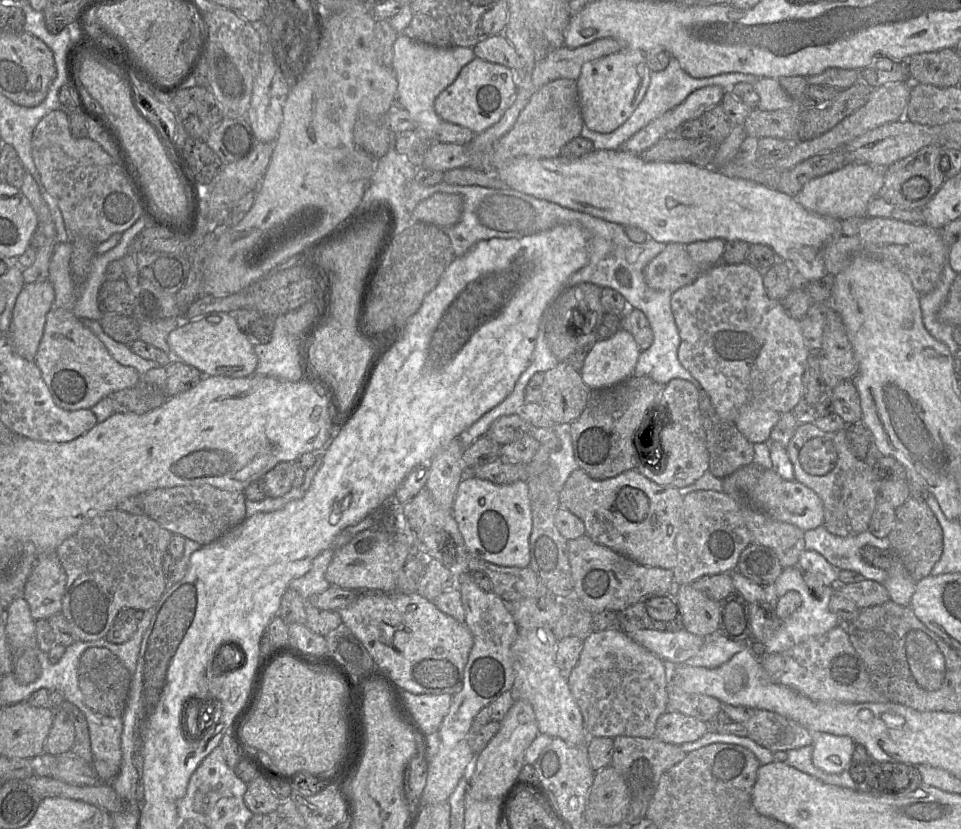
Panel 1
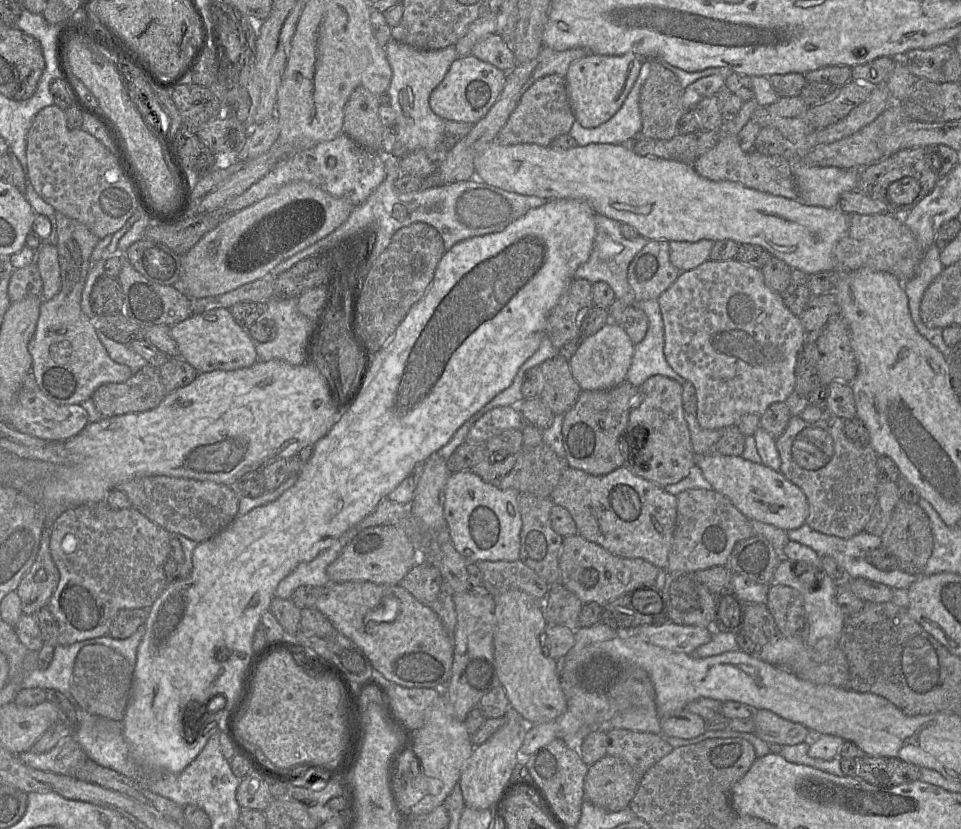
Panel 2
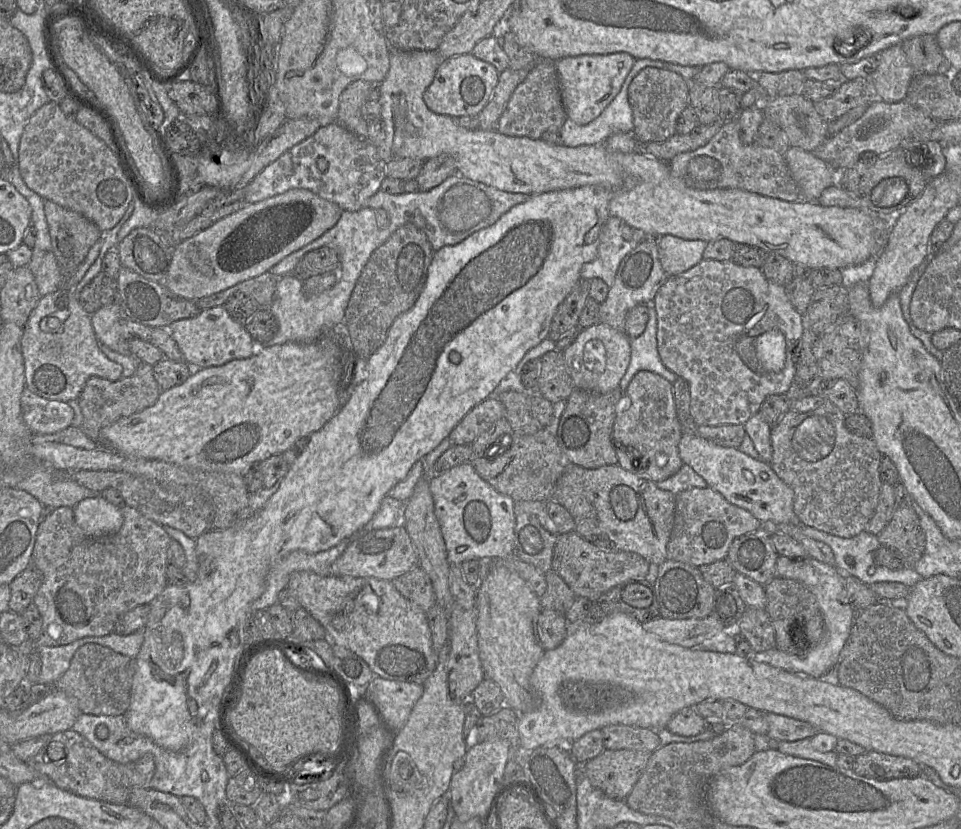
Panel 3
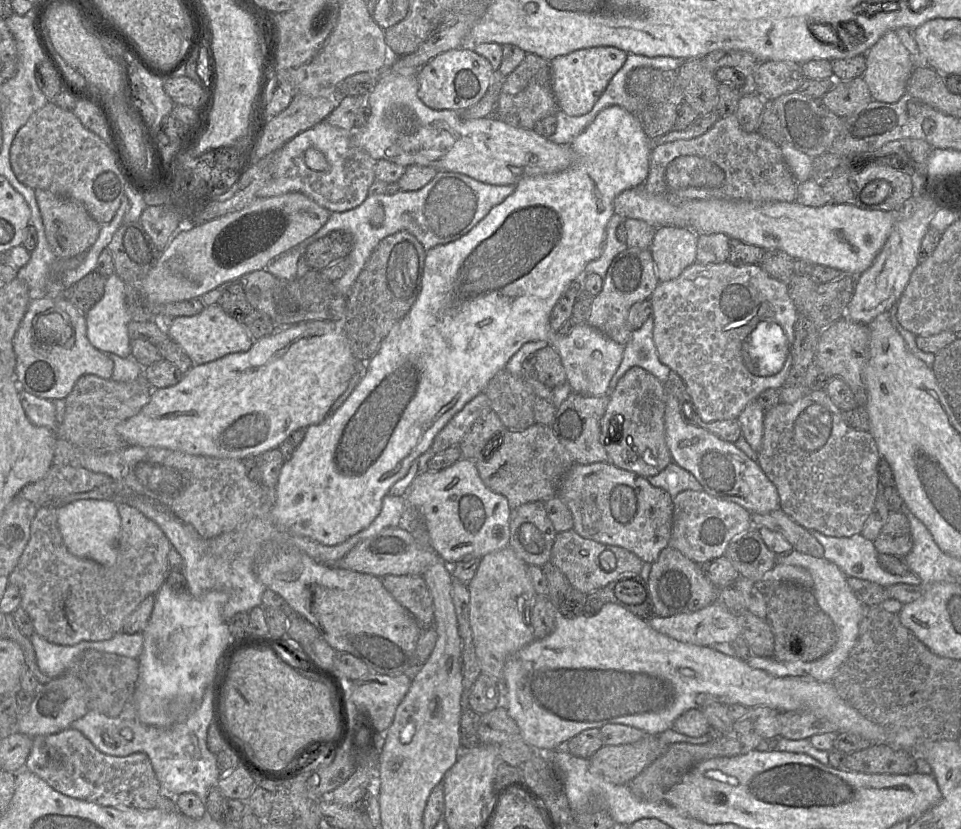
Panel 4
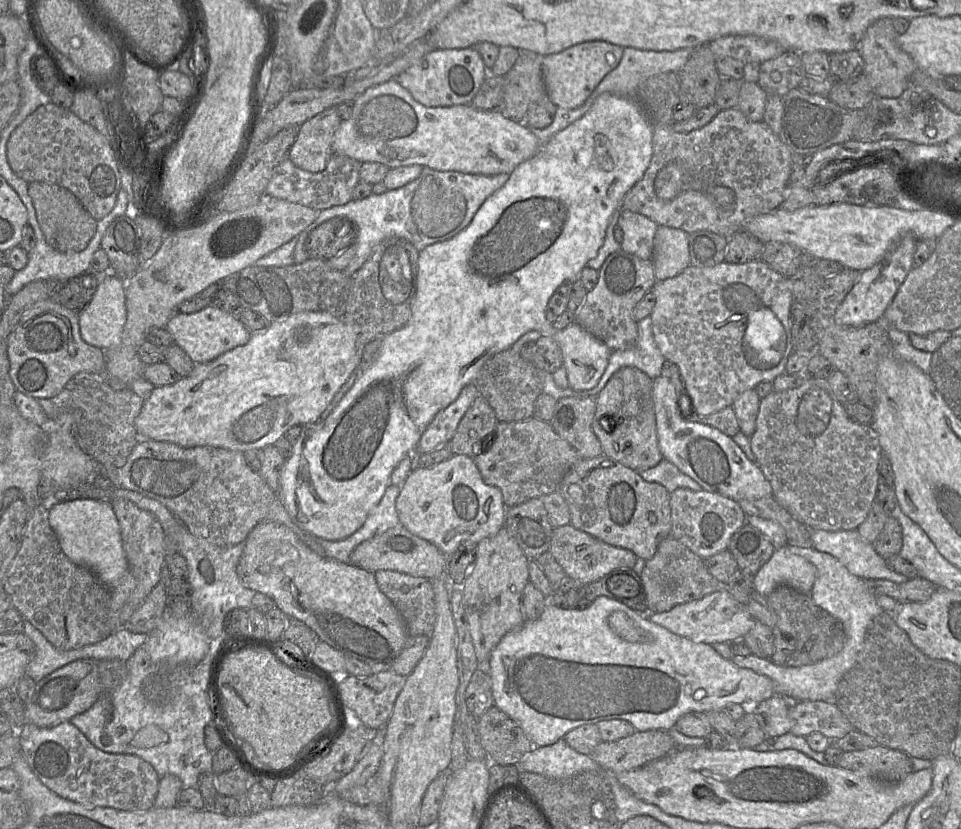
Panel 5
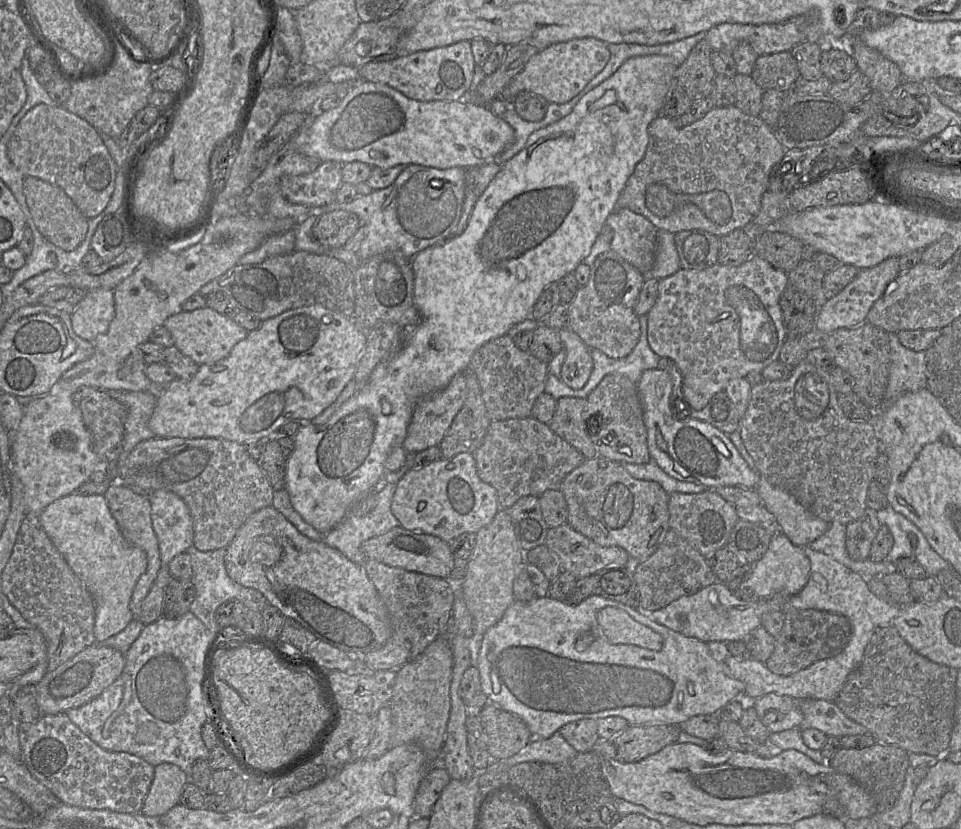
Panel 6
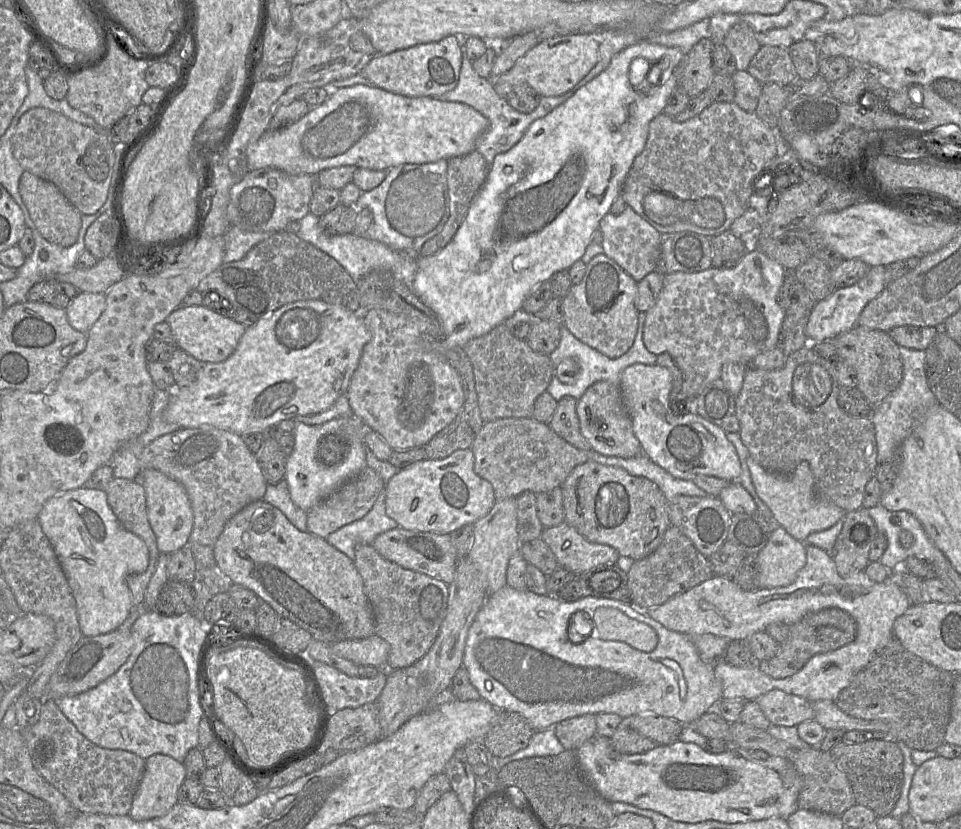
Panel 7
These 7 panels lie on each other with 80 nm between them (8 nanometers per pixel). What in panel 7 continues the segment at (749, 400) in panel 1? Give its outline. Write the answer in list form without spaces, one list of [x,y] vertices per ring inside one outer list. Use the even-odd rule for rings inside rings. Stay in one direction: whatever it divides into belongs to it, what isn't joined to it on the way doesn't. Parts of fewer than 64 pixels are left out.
[[[750,247],[739,263],[733,268],[721,269],[711,267],[701,272],[674,272],[664,275],[663,287],[658,301],[646,312],[643,341],[647,350],[656,356],[669,354],[672,357],[672,360],[681,372],[681,392],[679,397],[682,400],[698,395],[709,383],[721,378],[723,365],[727,363],[748,364],[757,355],[777,347],[781,326],[785,318],[784,312],[778,304],[777,296],[783,284],[786,272],[787,270],[782,265],[768,257],[760,249]]]

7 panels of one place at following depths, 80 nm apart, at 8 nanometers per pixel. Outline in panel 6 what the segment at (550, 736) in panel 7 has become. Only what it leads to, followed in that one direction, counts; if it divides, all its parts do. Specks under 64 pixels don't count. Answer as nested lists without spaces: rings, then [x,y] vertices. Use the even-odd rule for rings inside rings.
[[[558,731],[547,739],[533,737],[524,750],[501,762],[509,767],[523,762],[560,763],[573,759],[577,754],[577,750]]]

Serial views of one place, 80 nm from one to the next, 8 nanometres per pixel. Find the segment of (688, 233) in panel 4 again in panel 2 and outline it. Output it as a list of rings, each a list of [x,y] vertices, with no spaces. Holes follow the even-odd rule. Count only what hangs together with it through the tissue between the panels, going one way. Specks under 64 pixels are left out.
[[[700,240],[697,242],[668,241],[670,261],[681,272],[697,268],[710,259],[713,240]]]

